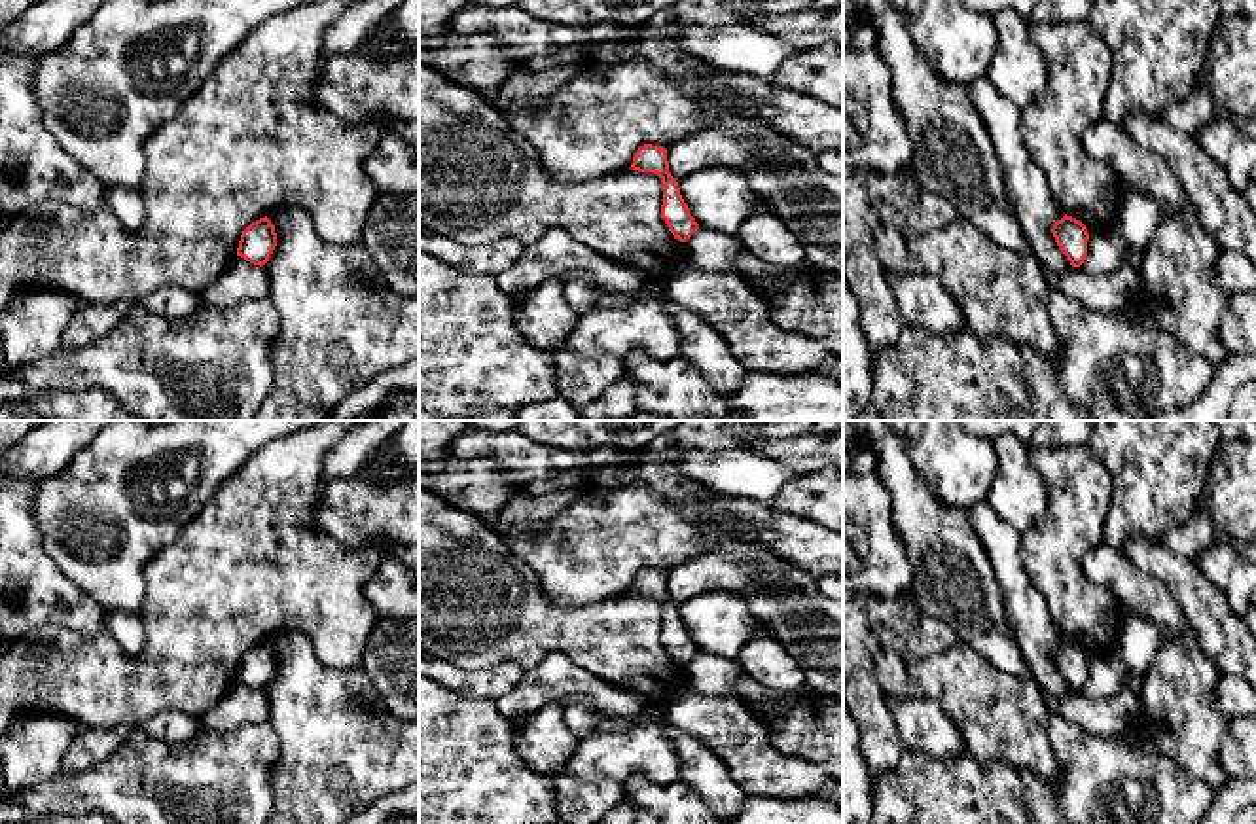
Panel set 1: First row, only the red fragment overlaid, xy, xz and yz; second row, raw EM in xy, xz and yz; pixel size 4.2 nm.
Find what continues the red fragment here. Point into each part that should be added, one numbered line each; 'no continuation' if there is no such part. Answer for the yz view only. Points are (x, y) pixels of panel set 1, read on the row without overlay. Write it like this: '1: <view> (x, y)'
no continuation

